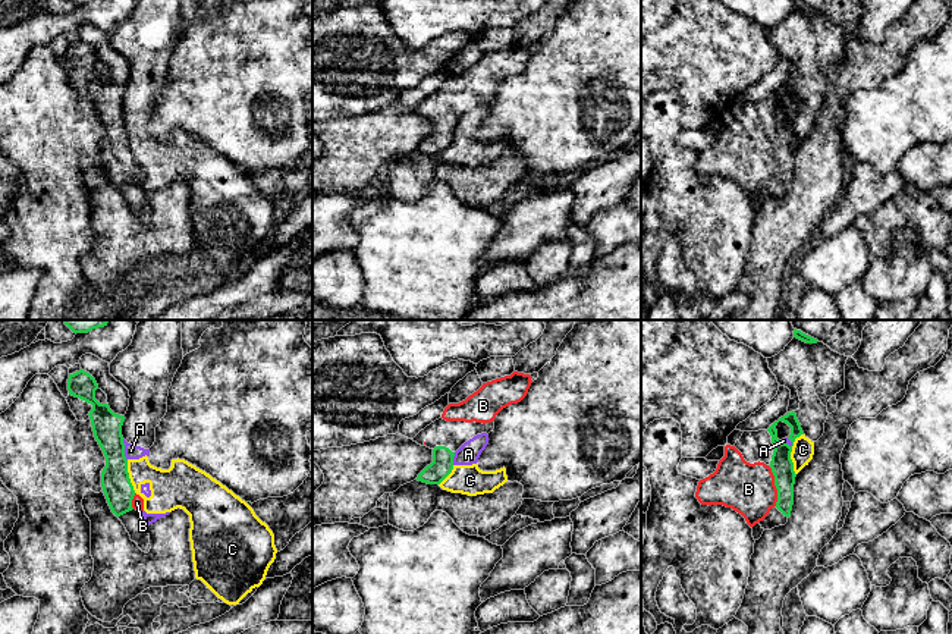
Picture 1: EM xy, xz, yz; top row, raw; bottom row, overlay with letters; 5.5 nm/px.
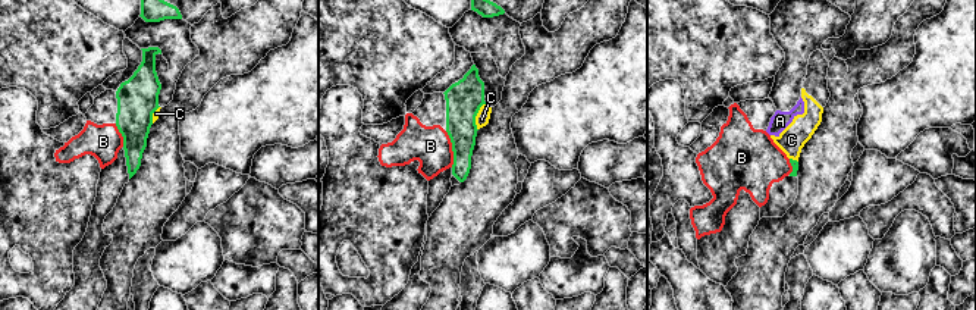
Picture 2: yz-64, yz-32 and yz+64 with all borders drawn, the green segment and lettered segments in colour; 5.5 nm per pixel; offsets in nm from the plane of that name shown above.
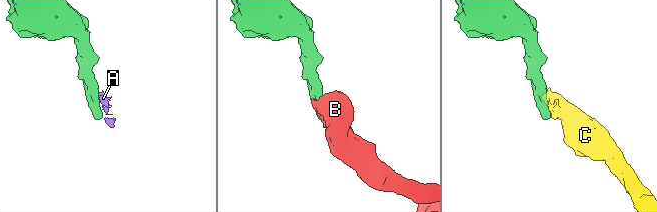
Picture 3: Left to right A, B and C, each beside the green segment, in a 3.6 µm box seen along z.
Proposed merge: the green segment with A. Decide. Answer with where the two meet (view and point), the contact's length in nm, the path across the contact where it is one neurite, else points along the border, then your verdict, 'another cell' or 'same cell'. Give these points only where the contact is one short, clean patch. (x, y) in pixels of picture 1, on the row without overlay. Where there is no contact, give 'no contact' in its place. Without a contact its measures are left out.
xy (123, 121) | 120 nm | another cell

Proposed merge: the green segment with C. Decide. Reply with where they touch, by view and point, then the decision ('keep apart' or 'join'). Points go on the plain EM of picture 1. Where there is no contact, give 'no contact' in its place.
yz (789, 125) | keep apart

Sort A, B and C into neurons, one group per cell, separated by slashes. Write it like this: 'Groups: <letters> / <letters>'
Groups: A C / B

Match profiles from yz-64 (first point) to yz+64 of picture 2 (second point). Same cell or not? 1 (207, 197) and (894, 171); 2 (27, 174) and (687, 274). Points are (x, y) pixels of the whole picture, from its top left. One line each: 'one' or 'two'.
1: one
2: two

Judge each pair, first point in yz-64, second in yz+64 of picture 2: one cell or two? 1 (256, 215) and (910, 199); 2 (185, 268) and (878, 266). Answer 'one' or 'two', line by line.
1: one
2: two

